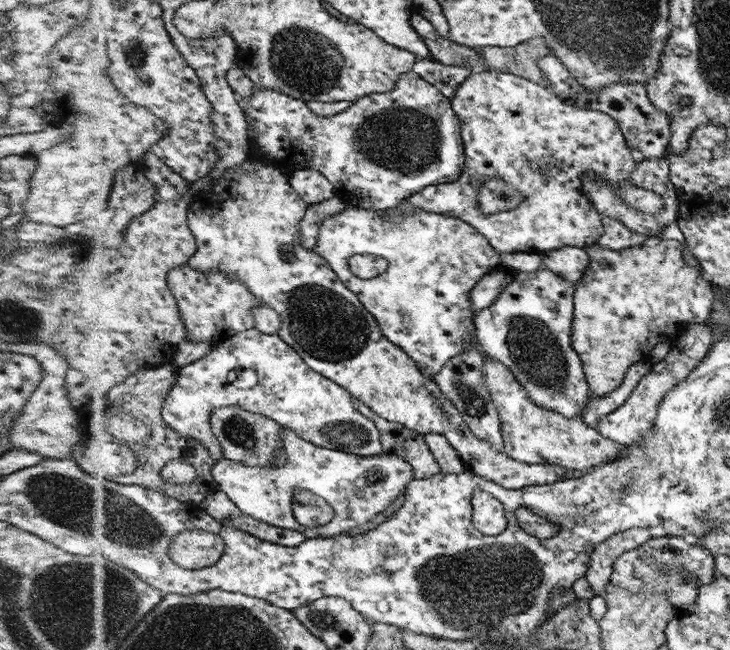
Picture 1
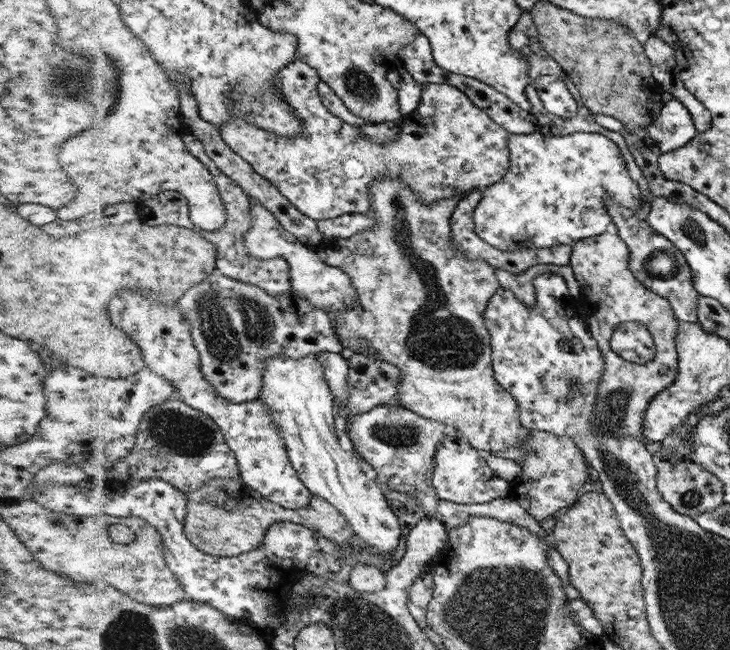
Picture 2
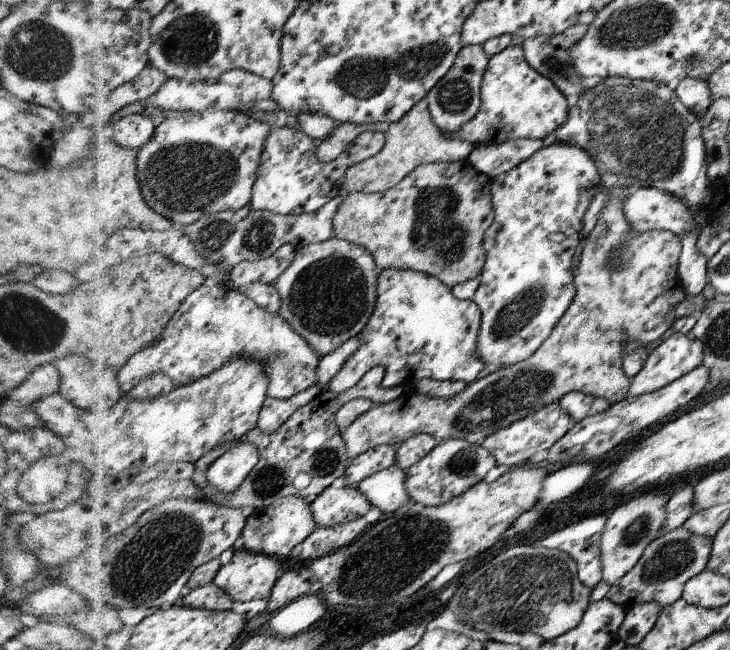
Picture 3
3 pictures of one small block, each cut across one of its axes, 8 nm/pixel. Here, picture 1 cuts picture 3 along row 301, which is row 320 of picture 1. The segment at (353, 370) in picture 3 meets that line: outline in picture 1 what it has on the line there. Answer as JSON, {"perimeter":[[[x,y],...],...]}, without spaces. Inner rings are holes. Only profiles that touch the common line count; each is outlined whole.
{"perimeter":[[[348,206],[347,210],[342,210],[341,214],[334,215],[334,217],[330,217],[322,223],[319,241],[316,248],[313,250],[320,254],[320,256],[326,258],[326,260],[328,260],[328,265],[332,266],[338,273],[338,276],[341,277],[342,283],[358,295],[358,299],[360,300],[360,303],[363,304],[364,309],[368,310],[368,312],[374,316],[374,319],[376,319],[376,323],[378,323],[378,327],[380,327],[380,331],[382,331],[384,337],[386,337],[389,342],[392,342],[392,344],[396,344],[398,348],[402,348],[402,350],[417,363],[418,367],[424,369],[426,374],[436,374],[436,372],[440,372],[442,367],[444,367],[450,359],[454,358],[454,356],[462,354],[462,351],[465,351],[465,348],[473,347],[471,342],[476,342],[477,325],[474,324],[474,318],[476,318],[477,313],[472,312],[470,290],[474,288],[474,285],[476,285],[486,273],[497,266],[500,260],[499,252],[477,228],[474,228],[474,225],[468,224],[465,220],[458,217],[435,214],[434,212],[427,212],[422,208],[413,208],[411,212],[396,213],[395,210],[391,210],[391,212],[398,216],[398,221],[386,221],[382,219],[384,218],[384,211],[374,211],[373,209]],[[362,253],[370,253],[385,258],[388,263],[386,272],[375,276],[373,279],[363,279],[362,277],[357,276],[357,274],[349,268],[349,258],[352,255]]]}

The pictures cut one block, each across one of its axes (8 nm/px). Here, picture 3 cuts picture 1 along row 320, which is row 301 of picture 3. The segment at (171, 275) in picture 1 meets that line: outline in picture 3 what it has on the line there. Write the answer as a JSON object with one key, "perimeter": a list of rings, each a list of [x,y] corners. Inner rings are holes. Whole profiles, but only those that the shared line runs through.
{"perimeter":[[[211,283],[203,284],[184,301],[159,339],[157,338],[150,346],[142,348],[124,367],[118,369],[119,380],[124,392],[128,393],[132,392],[144,377],[152,373],[165,372],[178,386],[208,376],[236,357],[256,359],[267,366],[271,378],[270,397],[289,399],[319,382],[318,367],[322,356],[315,351],[309,340],[306,340],[306,337],[286,320],[286,317],[282,314],[272,314],[240,289],[216,286]]]}

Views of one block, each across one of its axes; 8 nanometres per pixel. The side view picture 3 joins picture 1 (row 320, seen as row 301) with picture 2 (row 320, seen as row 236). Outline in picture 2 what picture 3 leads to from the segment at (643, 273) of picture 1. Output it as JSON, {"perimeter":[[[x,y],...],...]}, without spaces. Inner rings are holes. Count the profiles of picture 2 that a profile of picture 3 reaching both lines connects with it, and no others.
{"perimeter":[[[602,233],[588,239],[580,239],[572,246],[569,265],[579,282],[582,302],[587,308],[587,327],[590,336],[596,340],[603,354],[605,372],[599,380],[598,399],[595,402],[595,419],[601,429],[609,433],[630,435],[635,439],[643,437],[645,410],[649,402],[669,387],[680,367],[676,338],[679,319],[666,297],[658,296],[634,278],[631,264],[631,250],[619,235]],[[625,322],[641,322],[648,326],[655,343],[655,357],[646,364],[624,360],[610,345],[614,329]]]}

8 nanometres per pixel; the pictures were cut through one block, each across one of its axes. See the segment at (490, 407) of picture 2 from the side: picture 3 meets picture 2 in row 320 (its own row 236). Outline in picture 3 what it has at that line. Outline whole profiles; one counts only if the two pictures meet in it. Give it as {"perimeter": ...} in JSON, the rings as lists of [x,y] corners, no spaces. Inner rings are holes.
{"perimeter":[[[468,158],[451,163],[422,163],[410,172],[409,175],[406,175],[395,187],[389,188],[388,191],[381,193],[348,192],[342,201],[340,211],[335,219],[336,236],[369,249],[369,251],[373,253],[375,263],[381,271],[387,268],[412,269],[429,273],[450,287],[464,283],[470,279],[476,279],[481,274],[485,265],[486,251],[483,245],[484,233],[490,228],[490,225],[495,219],[493,197],[491,196],[492,179],[493,178],[489,177],[486,173],[478,172],[477,169],[469,163]]]}

